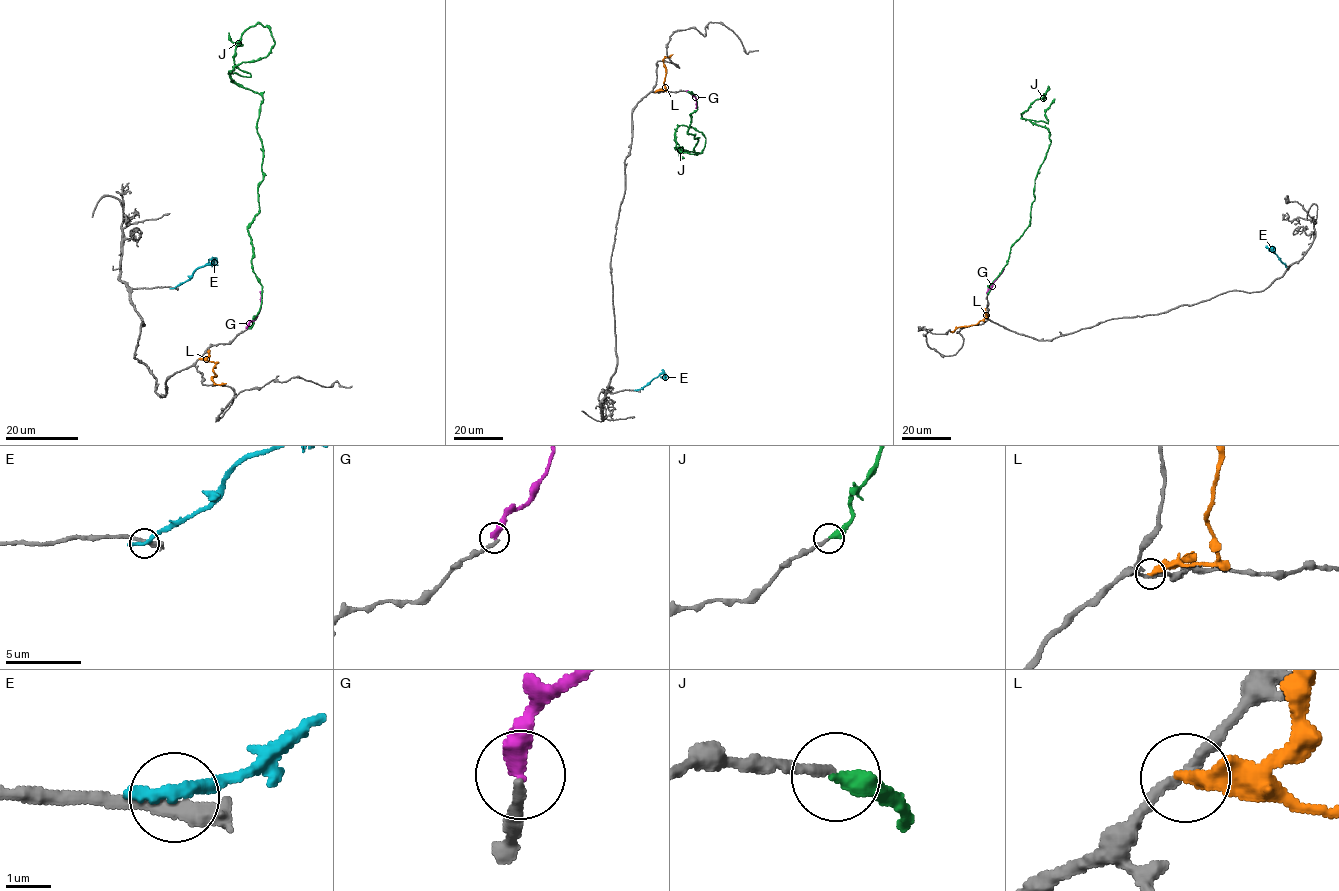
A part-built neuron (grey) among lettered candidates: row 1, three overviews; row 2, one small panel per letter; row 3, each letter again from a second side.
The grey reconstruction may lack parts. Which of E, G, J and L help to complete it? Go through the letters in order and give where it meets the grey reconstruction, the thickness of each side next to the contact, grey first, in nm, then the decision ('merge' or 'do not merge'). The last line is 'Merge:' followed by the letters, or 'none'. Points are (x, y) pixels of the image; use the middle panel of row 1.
E: (637, 390) | 280/340 nm | do not merge
G: (686, 91) | 240/400 nm | do not merge
J: (687, 91) | 200/400 nm | merge
L: (654, 92) | 240/400 nm | do not merge
Merge: J

